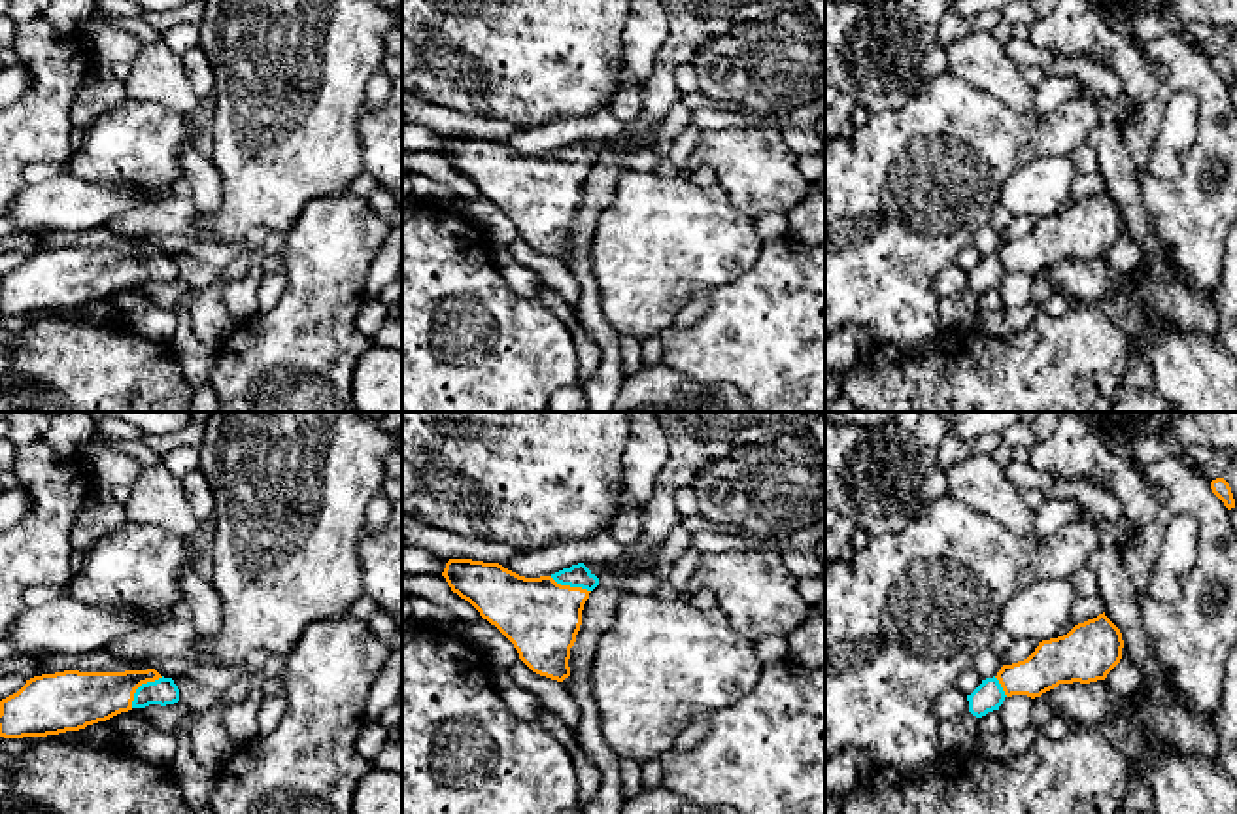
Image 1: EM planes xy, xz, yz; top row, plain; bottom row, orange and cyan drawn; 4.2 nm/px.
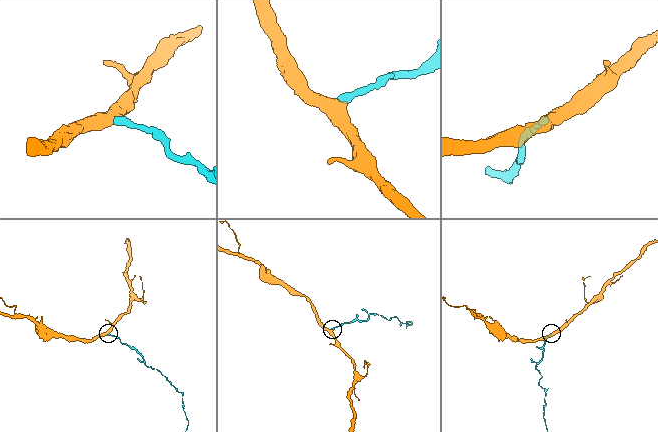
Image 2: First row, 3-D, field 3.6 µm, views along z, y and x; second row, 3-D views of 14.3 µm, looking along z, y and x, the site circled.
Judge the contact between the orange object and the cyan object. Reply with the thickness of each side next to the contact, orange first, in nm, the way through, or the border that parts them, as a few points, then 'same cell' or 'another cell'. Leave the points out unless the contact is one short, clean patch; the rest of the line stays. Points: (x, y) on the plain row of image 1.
220/120 nm | across xy (84, 274), (140, 261), (163, 269) | same cell

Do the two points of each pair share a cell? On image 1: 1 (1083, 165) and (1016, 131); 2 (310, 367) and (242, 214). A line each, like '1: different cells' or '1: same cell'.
1: different cells
2: different cells

